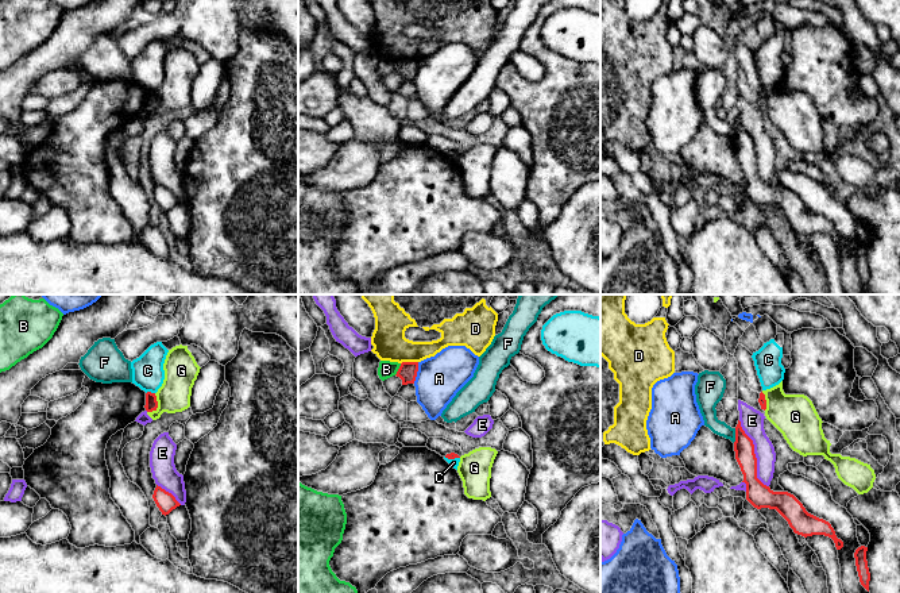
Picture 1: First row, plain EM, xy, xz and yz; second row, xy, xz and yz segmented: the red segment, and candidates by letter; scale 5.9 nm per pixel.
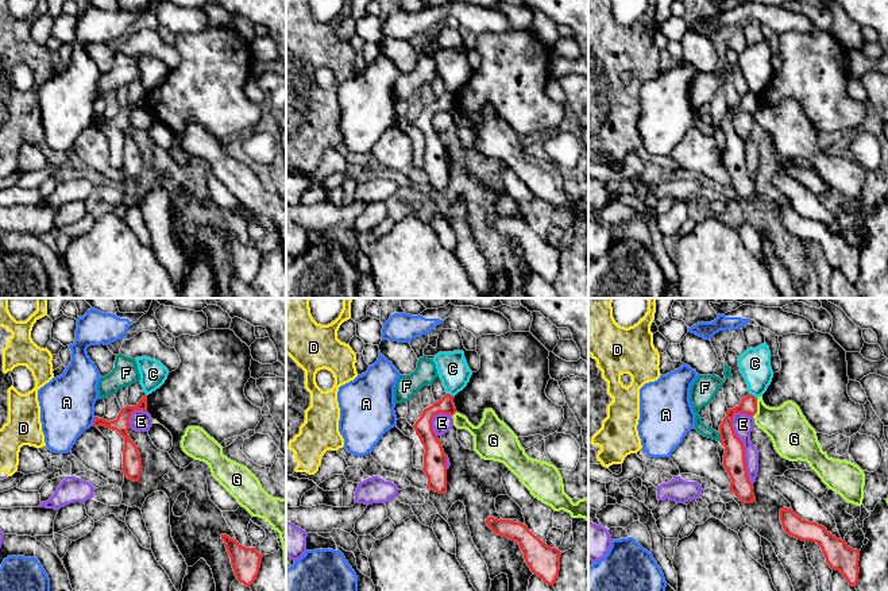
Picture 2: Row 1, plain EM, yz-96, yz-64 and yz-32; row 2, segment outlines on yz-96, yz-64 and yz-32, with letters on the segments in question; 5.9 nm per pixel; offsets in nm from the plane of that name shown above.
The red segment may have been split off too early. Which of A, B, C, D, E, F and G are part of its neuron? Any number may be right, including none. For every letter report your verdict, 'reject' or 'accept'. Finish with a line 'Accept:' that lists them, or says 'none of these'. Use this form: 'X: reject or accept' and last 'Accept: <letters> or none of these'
A: reject
B: reject
C: reject
D: reject
E: reject
F: reject
G: reject
Accept: none of these

